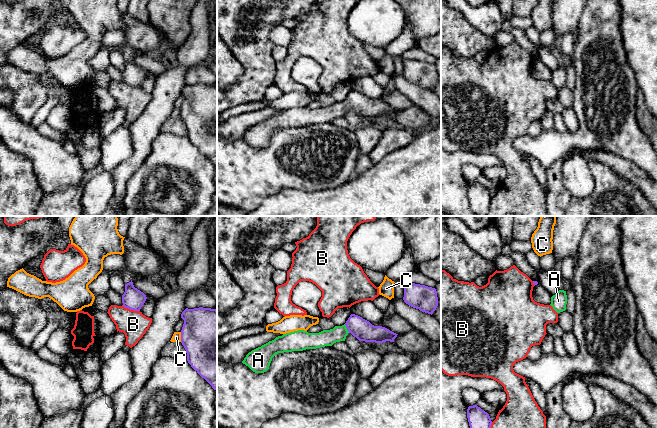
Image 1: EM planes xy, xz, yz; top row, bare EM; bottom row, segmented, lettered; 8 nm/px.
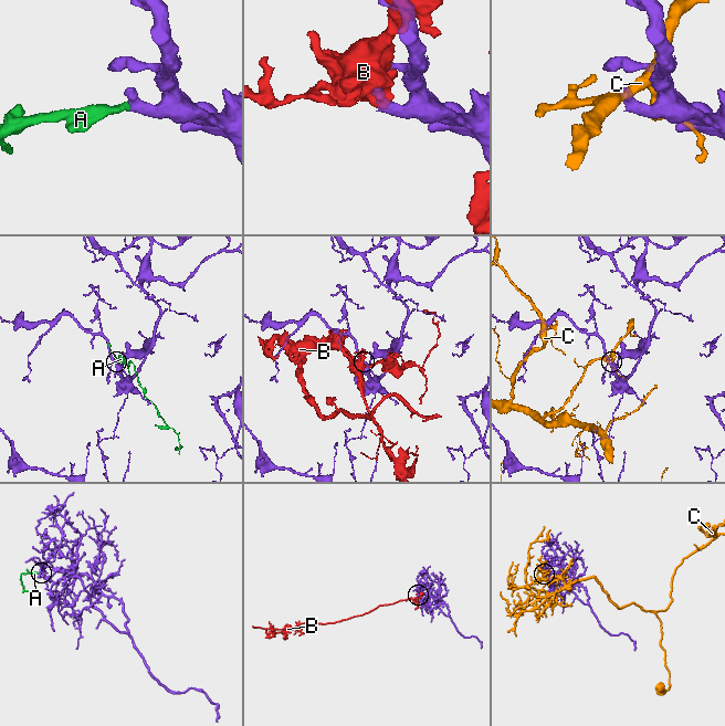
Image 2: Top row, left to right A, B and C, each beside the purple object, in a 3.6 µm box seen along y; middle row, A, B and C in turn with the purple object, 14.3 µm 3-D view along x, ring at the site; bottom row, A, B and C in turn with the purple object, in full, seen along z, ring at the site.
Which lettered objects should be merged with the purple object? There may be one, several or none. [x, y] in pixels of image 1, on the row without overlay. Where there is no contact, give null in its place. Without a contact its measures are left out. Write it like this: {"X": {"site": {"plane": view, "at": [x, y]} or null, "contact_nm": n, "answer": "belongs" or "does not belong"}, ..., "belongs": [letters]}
{"A": {"site": {"plane": "xz", "at": [346, 103]}, "contact_nm": 80, "answer": "belongs"}, "B": {"site": {"plane": "xy", "at": [131, 85]}, "contact_nm": 150, "answer": "does not belong"}, "C": {"site": {"plane": "xy", "at": [181, 113]}, "contact_nm": 80, "answer": "does not belong"}, "belongs": ["A"]}

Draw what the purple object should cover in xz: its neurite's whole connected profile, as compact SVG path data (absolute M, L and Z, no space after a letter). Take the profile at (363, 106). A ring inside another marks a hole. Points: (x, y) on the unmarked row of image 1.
M351 90L344 101L335 102L330 106L319 109L298 106L278 112L249 128L242 139L255 149L264 149L269 145L272 134L278 129L332 122L336 118L345 117L349 109L359 117L375 119L394 118L398 111L385 103L374 102L362 93Z

